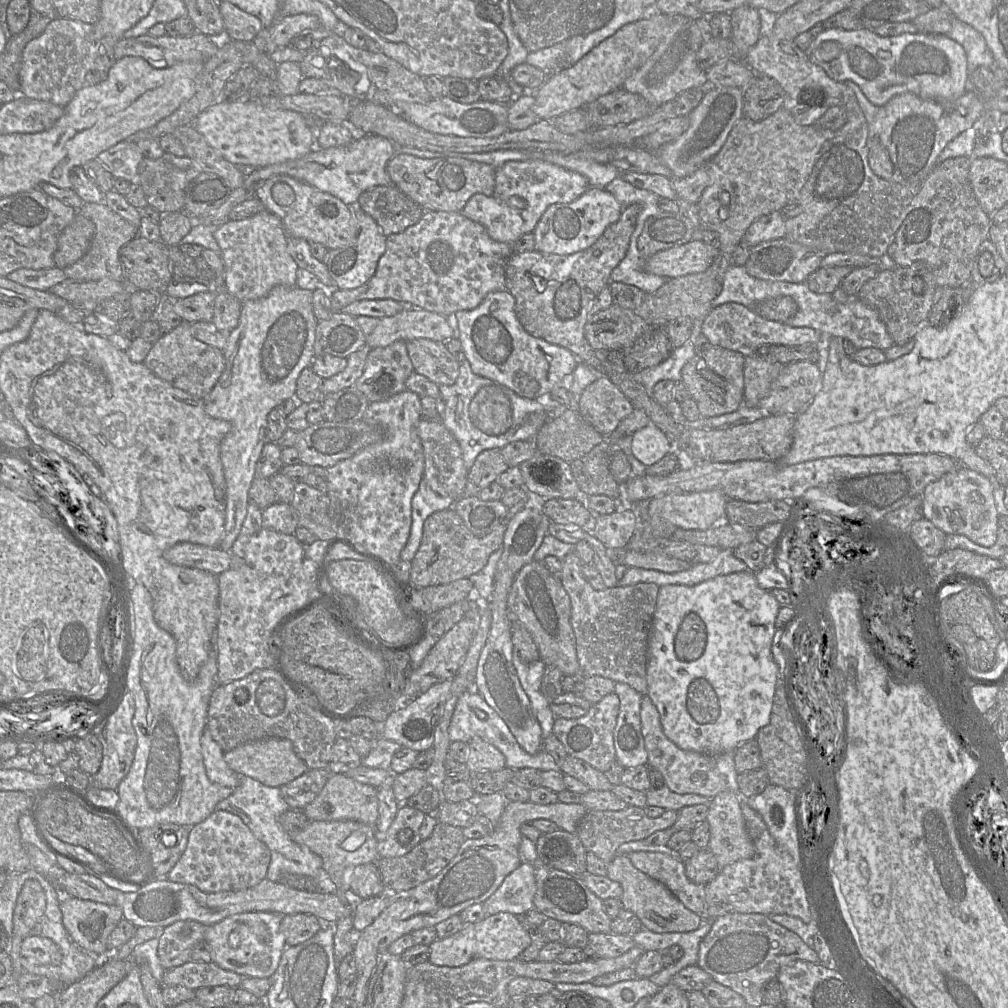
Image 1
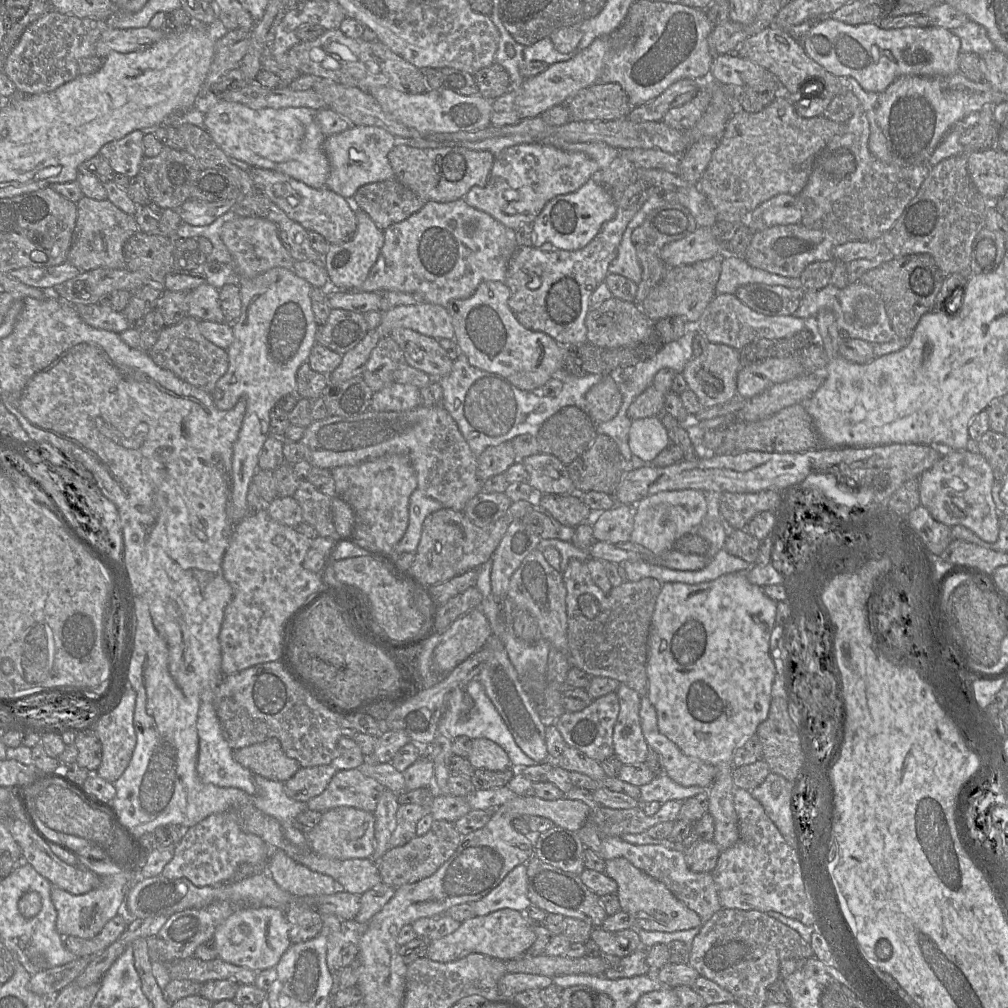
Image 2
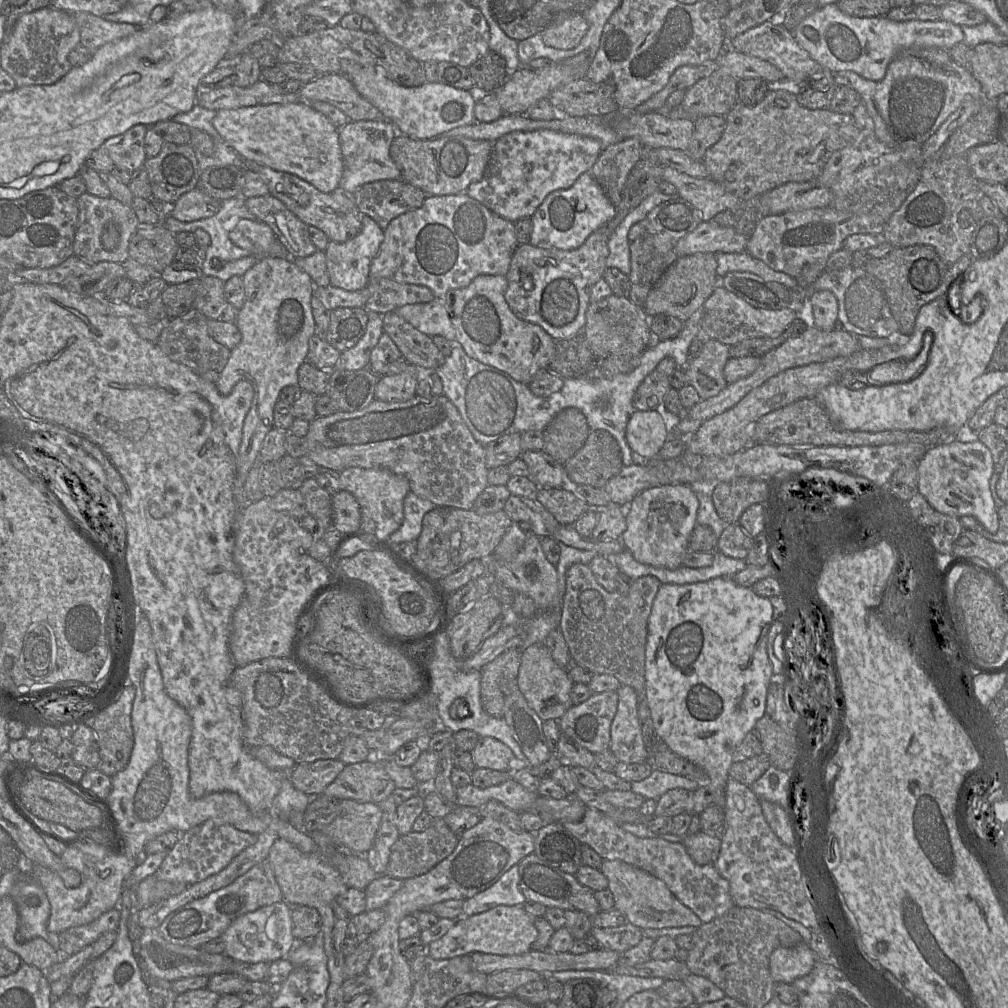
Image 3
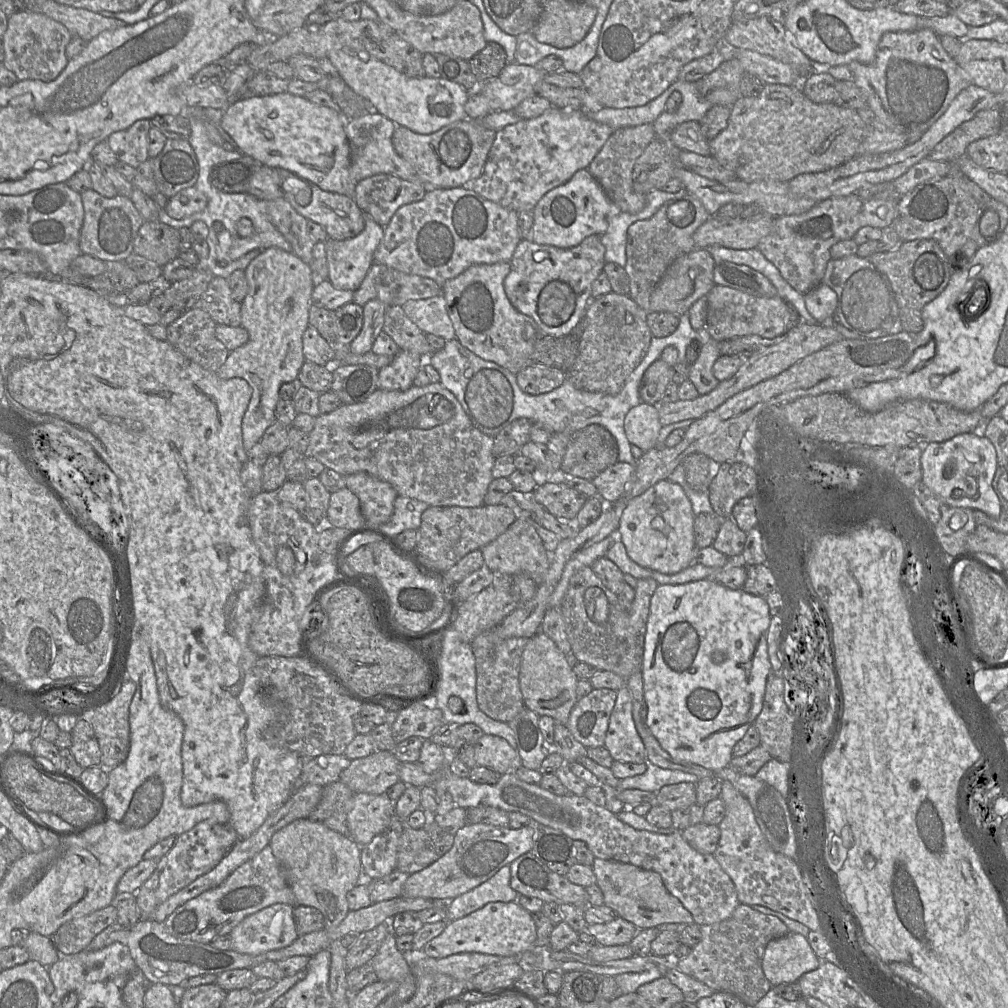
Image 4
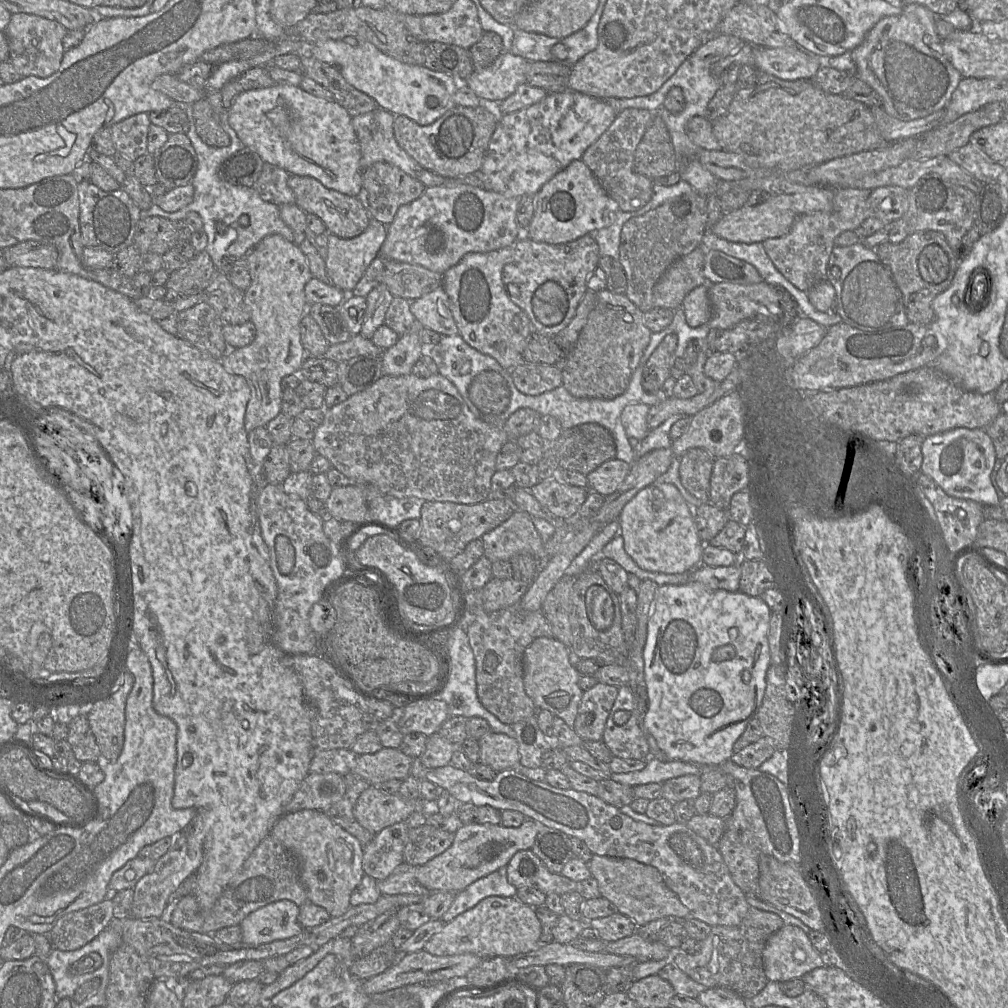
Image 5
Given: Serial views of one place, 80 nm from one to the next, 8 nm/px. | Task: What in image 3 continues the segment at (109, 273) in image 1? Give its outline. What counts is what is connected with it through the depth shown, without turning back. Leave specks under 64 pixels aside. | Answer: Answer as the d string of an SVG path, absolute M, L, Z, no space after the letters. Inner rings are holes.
M87 192L77 200L79 215L73 255L91 265L100 262L123 263L126 261L129 258L130 240L140 228L133 208L112 197L100 198Z

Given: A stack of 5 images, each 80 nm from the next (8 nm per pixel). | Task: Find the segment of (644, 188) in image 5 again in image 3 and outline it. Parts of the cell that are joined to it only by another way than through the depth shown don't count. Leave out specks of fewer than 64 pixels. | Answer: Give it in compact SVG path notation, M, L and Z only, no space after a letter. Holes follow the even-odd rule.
M625 138L604 147L591 174L615 207L621 204L622 192L631 170L643 157L645 147L636 138Z

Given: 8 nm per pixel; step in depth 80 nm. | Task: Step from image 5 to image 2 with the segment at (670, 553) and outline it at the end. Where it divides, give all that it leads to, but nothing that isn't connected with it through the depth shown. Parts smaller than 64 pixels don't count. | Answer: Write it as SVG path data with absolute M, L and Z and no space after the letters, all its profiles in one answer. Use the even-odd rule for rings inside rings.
M693 489L662 491L641 499L634 507L634 524L630 541L654 554L674 549L675 543L692 533L707 514L706 493Z

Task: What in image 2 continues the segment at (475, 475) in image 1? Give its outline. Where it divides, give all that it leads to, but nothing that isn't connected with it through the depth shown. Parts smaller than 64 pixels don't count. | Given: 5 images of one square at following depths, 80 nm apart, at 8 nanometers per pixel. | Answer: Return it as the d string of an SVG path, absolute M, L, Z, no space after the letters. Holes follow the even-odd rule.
M512 441L486 448L478 457L476 475L483 483L487 479L503 474L516 462Z

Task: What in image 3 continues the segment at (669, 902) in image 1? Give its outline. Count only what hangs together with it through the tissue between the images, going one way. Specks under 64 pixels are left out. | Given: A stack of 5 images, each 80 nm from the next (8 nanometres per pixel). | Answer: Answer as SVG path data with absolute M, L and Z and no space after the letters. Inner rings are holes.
M603 860L600 871L608 880L608 889L614 898L614 909L621 911L627 922L640 929L694 926L702 924L700 918L652 874L622 860Z

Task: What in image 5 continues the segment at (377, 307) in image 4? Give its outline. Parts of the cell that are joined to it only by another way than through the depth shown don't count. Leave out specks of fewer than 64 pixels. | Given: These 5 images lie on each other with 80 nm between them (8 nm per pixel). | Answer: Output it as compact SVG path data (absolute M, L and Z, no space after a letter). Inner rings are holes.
M379 284L367 295L367 307L360 335L372 339L375 331L385 324L386 311L393 300L385 284Z

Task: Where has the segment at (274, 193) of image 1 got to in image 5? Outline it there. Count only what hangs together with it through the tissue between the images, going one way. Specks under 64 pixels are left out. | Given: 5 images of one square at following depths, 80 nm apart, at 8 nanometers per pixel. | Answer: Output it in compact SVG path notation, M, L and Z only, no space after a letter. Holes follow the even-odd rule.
M290 174L288 186L295 195L295 204L305 213L318 216L330 234L350 239L363 233L369 225L371 217L357 197L328 189L317 179L309 176Z

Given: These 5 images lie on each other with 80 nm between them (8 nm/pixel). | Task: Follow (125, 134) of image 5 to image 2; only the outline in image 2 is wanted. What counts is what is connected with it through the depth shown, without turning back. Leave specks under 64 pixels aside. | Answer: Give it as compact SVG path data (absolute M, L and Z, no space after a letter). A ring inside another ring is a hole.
M140 130L133 131L120 140L105 144L99 154L108 161L114 173L133 178L139 174L144 158L144 135Z

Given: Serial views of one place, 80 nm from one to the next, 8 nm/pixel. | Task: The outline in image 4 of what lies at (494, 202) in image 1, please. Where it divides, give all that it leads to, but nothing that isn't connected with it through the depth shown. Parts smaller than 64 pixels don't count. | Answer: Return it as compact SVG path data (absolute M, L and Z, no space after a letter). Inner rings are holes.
M552 106L536 118L521 119L497 131L482 174L468 187L507 209L516 212L534 210L548 191L569 181L578 170L588 168L613 131L608 125L593 120L583 110L563 110Z

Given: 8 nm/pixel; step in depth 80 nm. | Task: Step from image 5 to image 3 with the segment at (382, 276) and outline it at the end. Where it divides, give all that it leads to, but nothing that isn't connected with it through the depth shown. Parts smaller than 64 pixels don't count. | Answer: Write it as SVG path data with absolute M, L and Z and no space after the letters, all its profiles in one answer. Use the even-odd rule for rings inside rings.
M369 278L366 288L369 299L364 308L382 316L406 304L427 303L435 299L426 286L399 283L389 278Z

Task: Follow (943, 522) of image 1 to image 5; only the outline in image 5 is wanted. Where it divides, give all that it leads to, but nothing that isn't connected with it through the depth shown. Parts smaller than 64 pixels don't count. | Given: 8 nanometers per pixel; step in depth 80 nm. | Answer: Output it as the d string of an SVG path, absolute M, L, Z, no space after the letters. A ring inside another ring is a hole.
M955 428L928 436L922 442L921 473L929 476L947 495L959 499L973 500L983 506L994 506L1000 501L991 480L995 462L995 448L985 429Z

